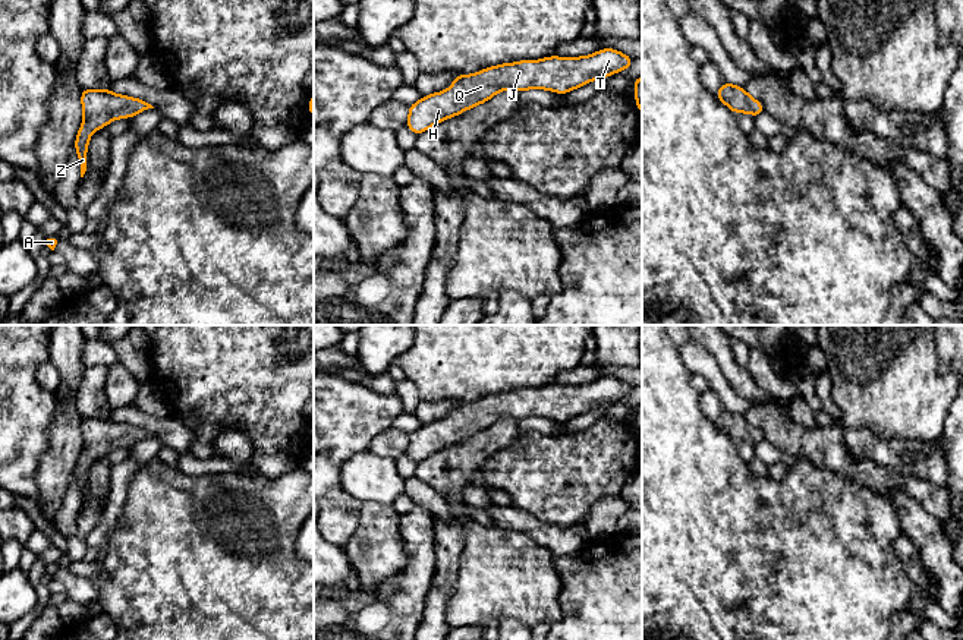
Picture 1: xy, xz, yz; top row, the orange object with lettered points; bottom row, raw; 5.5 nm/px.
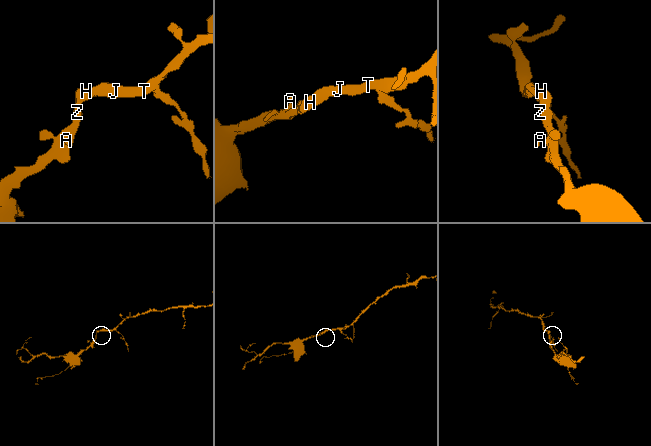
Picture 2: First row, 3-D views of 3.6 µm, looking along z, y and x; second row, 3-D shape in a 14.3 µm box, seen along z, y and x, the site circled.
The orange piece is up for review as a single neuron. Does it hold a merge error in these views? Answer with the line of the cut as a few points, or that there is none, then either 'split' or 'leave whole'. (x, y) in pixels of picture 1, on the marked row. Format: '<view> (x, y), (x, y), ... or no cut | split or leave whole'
no cut | leave whole

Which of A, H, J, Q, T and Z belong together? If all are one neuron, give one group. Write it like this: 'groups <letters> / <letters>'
groups A H J Q T Z

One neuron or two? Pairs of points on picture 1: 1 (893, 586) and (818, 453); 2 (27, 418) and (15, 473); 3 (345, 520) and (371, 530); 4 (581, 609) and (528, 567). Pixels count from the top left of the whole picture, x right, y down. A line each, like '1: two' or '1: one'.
1: two
2: one
3: two
4: two

